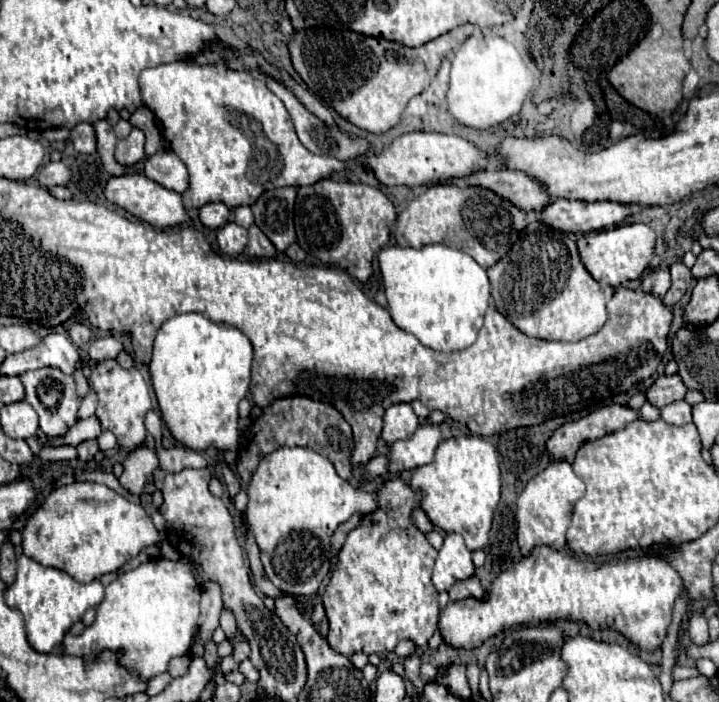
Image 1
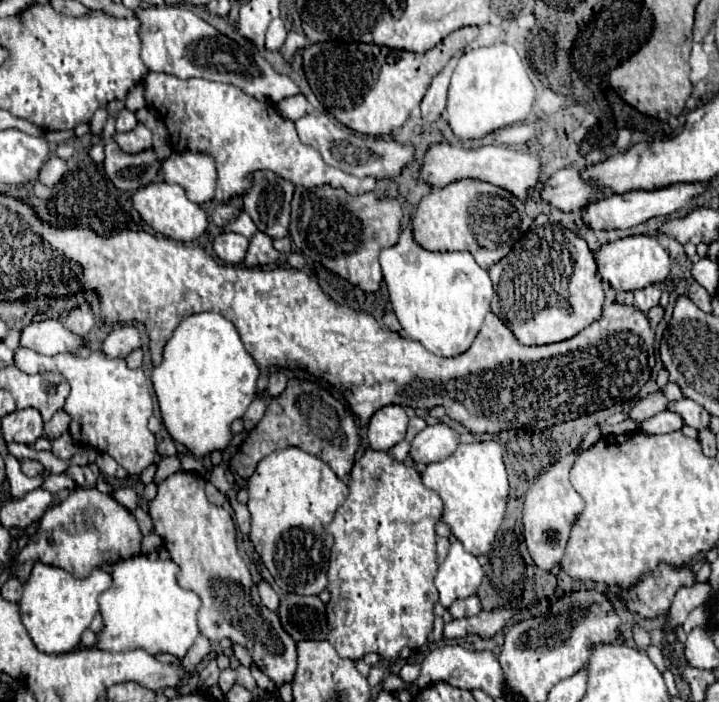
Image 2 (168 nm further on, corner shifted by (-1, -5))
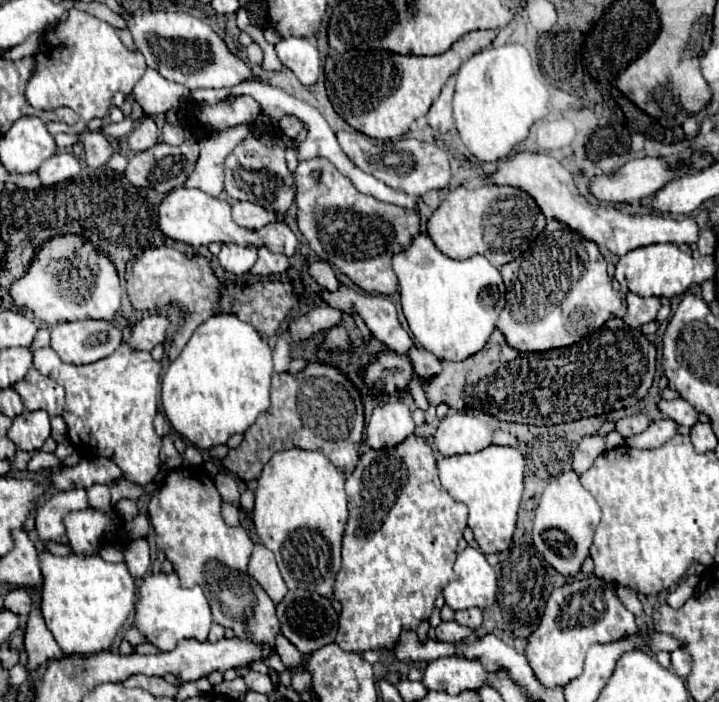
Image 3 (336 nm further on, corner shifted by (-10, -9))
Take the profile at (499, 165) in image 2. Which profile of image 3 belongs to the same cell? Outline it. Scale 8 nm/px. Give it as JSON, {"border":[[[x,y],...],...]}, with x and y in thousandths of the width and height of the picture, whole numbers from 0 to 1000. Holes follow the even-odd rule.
{"border":[[[716,218],[697,229],[688,249],[683,249],[683,258],[688,264],[711,264],[722,266],[739,281],[744,281],[747,292],[752,295],[755,306],[761,312],[775,312],[786,321],[791,321],[797,329],[808,332],[814,340],[844,352],[855,363],[869,363],[886,352],[908,349],[908,346],[939,346],[939,349],[961,349],[969,346],[972,323],[964,312],[939,315],[933,309],[922,309],[917,303],[872,303],[853,292],[825,286],[805,275],[805,269],[797,261],[797,252],[791,244],[766,221],[750,221],[750,218]]]}

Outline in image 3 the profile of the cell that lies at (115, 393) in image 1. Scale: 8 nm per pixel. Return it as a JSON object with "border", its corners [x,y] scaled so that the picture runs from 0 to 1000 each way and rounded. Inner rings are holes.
{"border":[[[168,489],[168,494],[157,500],[152,509],[143,509],[124,520],[88,517],[71,494],[60,494],[46,503],[46,523],[90,551],[93,580],[88,585],[88,597],[93,603],[96,628],[102,631],[104,642],[110,642],[113,651],[154,651],[168,665],[171,679],[177,685],[191,691],[213,685],[213,679],[221,671],[221,640],[224,640],[224,623],[213,611],[213,594],[218,588],[218,568],[224,560],[221,546],[224,514],[216,514],[207,500],[191,500],[182,497],[179,489]]]}

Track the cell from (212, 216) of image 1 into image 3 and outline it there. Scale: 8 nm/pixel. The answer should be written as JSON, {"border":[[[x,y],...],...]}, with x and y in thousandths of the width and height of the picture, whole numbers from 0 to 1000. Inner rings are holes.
{"border":[[[330,286],[330,289],[324,289],[324,315],[344,326],[363,326],[363,323],[385,315],[385,306],[357,289]]]}

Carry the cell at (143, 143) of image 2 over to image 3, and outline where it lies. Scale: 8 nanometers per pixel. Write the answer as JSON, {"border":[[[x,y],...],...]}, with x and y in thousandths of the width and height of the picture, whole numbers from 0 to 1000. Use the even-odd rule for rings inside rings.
{"border":[[[210,167],[199,170],[179,192],[179,209],[185,215],[202,215],[221,201],[221,184]]]}

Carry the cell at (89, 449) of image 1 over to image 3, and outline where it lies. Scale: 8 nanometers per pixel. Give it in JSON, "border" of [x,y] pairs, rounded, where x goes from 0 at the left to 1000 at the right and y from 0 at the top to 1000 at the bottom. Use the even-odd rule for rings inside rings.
{"border":[[[129,691],[127,697],[121,697],[121,705],[124,705],[127,725],[135,725],[140,731],[152,731],[157,725],[149,691]]]}

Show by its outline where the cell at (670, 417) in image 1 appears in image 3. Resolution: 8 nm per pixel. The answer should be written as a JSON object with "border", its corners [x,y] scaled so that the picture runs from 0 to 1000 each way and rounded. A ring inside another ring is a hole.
{"border":[[[917,597],[903,603],[903,608],[894,617],[875,623],[872,634],[883,640],[914,640],[925,628],[930,628],[936,620],[942,620],[942,603],[933,597]]]}

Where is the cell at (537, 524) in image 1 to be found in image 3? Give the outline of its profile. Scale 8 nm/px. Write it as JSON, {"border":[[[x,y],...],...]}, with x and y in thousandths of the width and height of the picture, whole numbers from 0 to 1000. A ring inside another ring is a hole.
{"border":[[[800,671],[780,674],[766,682],[758,694],[752,714],[744,725],[744,748],[741,748],[741,771],[747,785],[758,793],[764,805],[769,805],[783,822],[797,822],[805,816],[814,793],[819,791],[819,779],[825,774],[828,751],[833,748],[836,725],[830,714],[808,694]]]}

